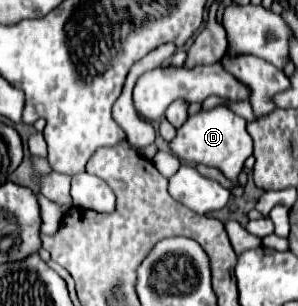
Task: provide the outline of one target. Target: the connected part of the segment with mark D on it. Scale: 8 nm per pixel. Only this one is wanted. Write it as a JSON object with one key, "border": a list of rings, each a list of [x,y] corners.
{"border":[[[226,106],[202,110],[190,116],[170,140],[170,152],[186,164],[204,164],[218,168],[226,178],[236,180],[244,168],[244,160],[252,154],[252,138],[246,132],[246,120]]]}

